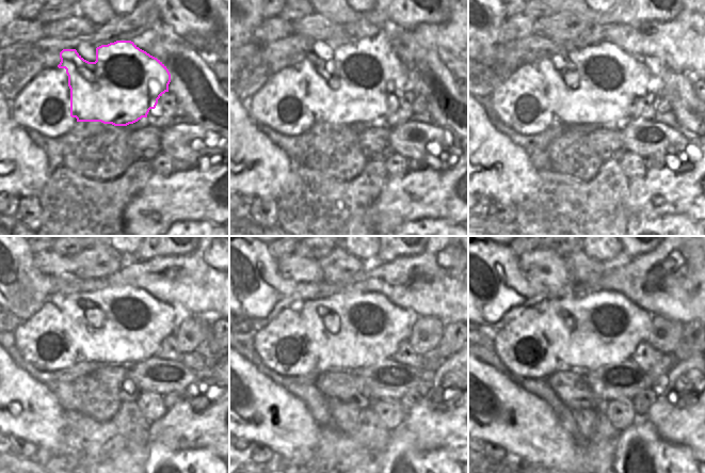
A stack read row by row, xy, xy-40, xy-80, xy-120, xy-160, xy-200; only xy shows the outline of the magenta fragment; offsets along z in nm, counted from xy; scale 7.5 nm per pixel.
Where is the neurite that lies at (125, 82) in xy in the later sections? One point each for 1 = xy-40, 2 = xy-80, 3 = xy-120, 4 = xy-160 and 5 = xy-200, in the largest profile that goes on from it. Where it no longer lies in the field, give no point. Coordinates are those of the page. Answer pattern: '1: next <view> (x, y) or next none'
1: next xy-40 (365, 79)
2: next xy-80 (599, 84)
3: next xy-120 (118, 329)
4: next xy-160 (364, 328)
5: next xy-200 (607, 319)

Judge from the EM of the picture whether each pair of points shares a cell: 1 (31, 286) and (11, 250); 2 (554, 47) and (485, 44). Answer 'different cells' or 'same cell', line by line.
1: same cell
2: same cell

